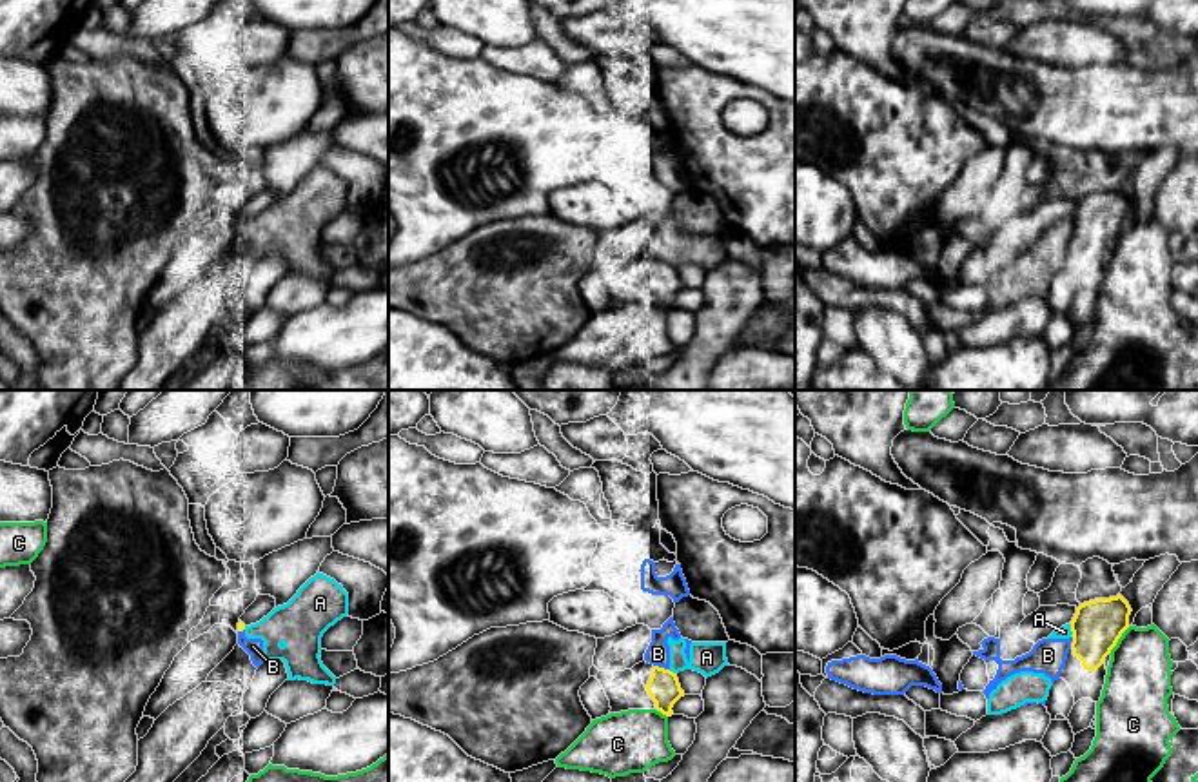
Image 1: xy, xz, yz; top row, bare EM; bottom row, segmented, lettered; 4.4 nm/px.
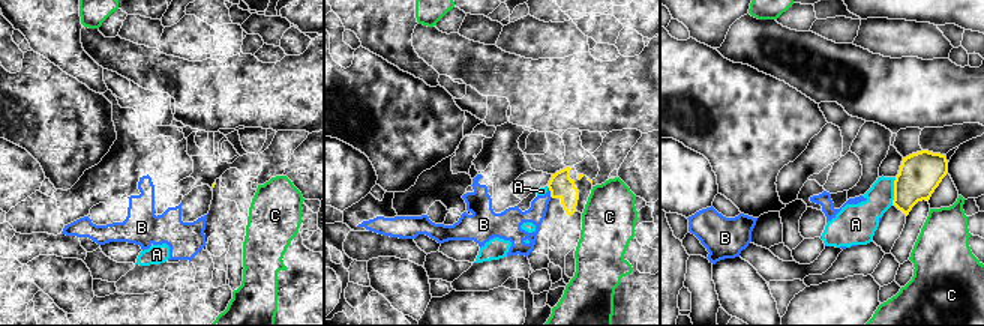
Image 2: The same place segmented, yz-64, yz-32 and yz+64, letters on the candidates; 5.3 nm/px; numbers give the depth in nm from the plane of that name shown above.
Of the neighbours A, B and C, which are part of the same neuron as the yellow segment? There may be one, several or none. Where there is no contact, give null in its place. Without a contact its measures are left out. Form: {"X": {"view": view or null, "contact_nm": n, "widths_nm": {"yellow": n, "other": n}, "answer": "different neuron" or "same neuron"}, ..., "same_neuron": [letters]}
{"A": {"view": "yz", "contact_nm": 60, "widths_nm": {"yellow": 220, "other": 60}, "answer": "different neuron"}, "B": {"view": "xz", "contact_nm": 80, "widths_nm": {"yellow": 140, "other": 110}, "answer": "different neuron"}, "C": {"view": "yz", "contact_nm": 160, "widths_nm": {"yellow": 220, "other": 280}, "answer": "different neuron"}, "same_neuron": []}

